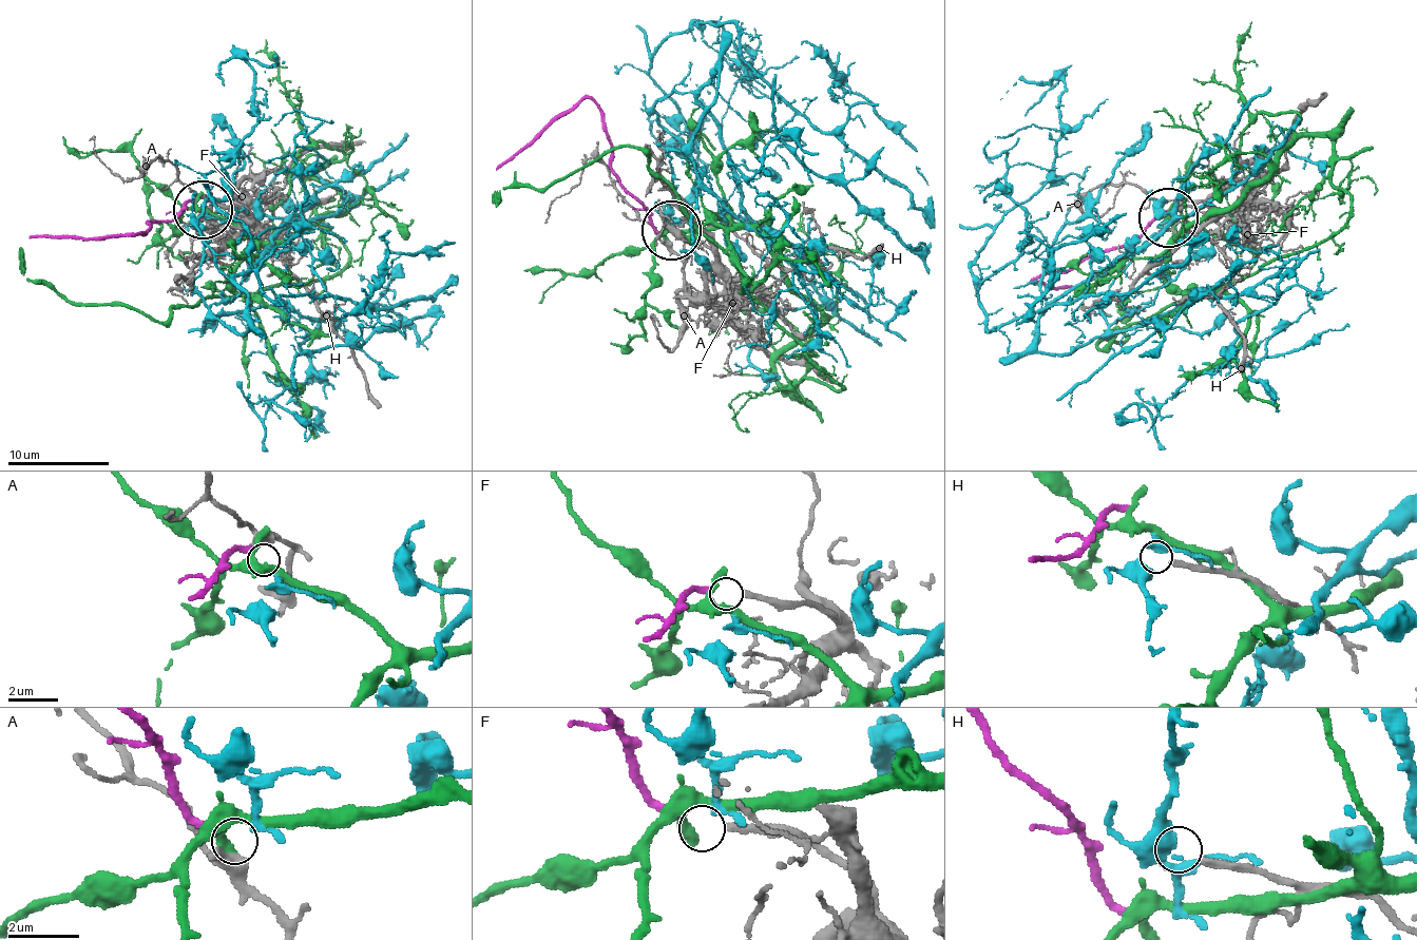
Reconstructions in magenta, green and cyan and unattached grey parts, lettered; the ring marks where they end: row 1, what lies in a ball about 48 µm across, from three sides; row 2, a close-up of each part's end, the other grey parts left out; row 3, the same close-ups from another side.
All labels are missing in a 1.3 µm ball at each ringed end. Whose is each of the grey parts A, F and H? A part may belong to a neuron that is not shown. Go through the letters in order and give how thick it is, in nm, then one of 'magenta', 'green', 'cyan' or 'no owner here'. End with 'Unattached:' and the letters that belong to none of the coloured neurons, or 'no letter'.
A: calibre 240 nm; cyan
F: calibre 220 nm; magenta
H: calibre 200 nm; no owner here
Unattached: H

